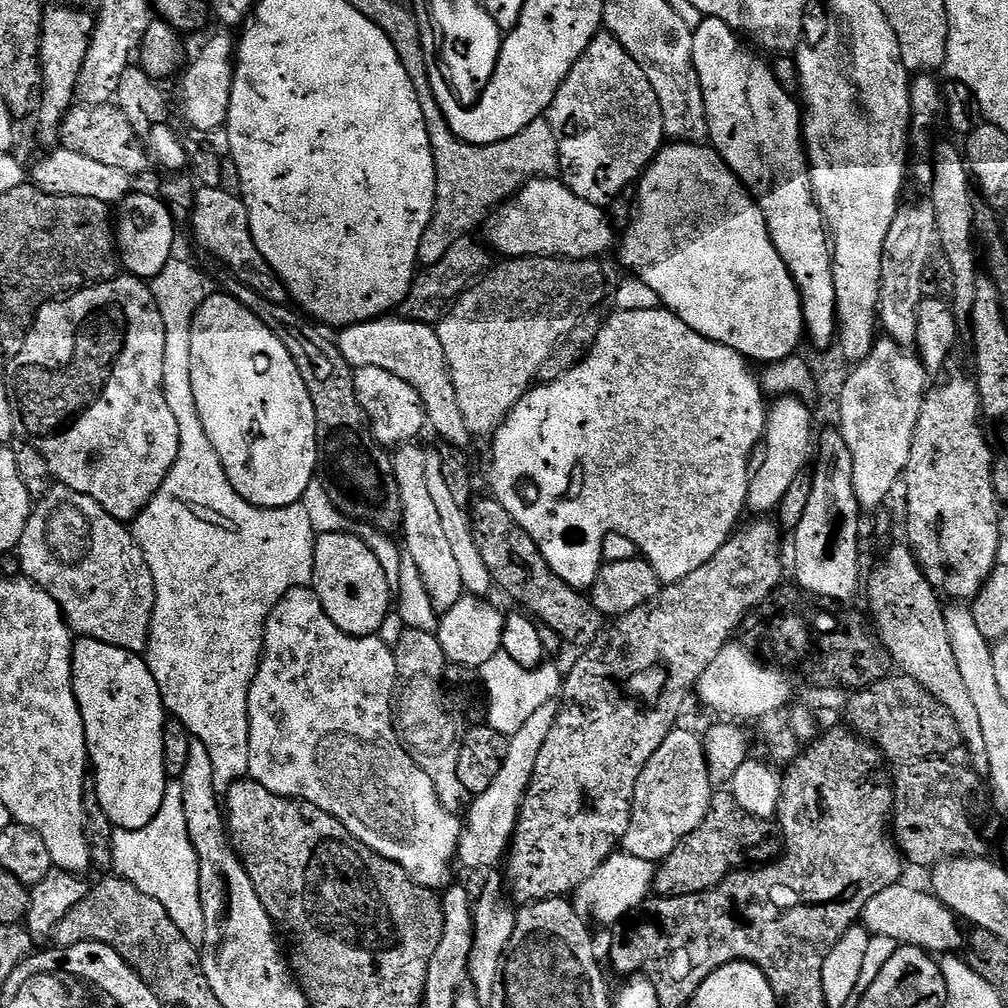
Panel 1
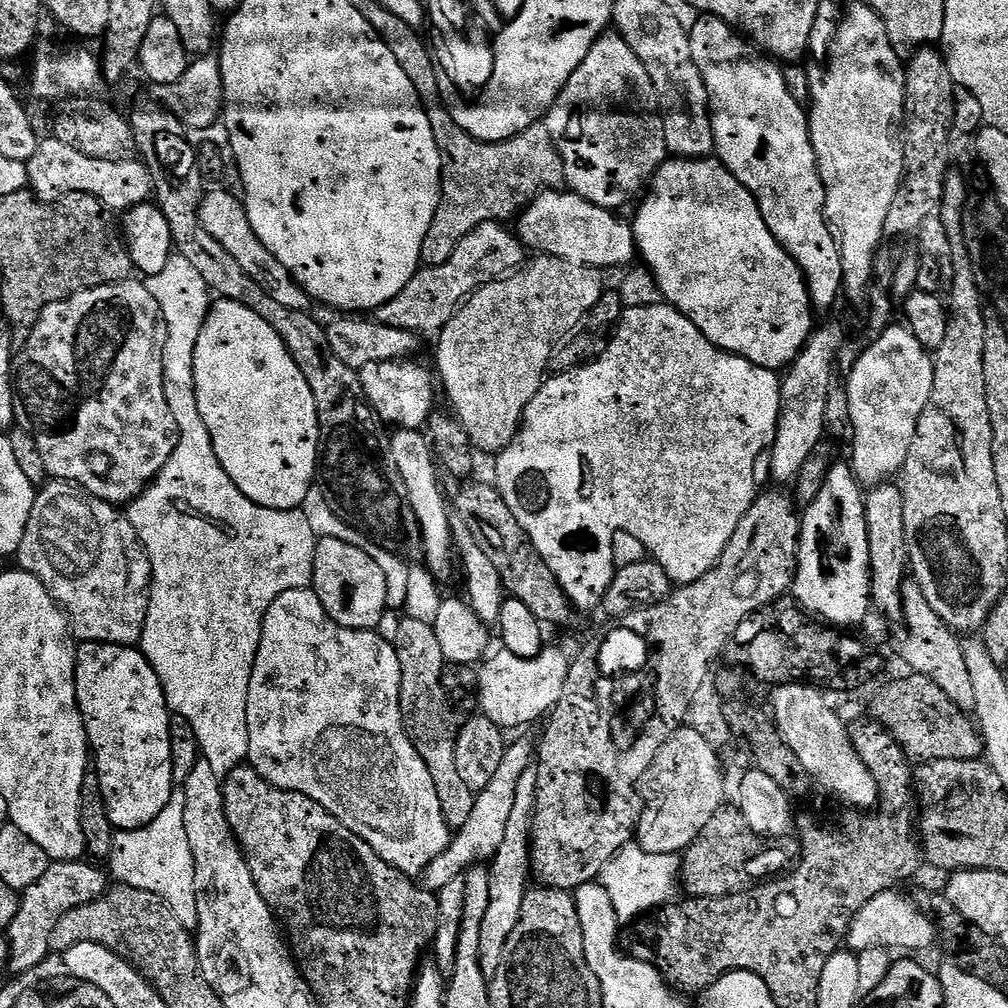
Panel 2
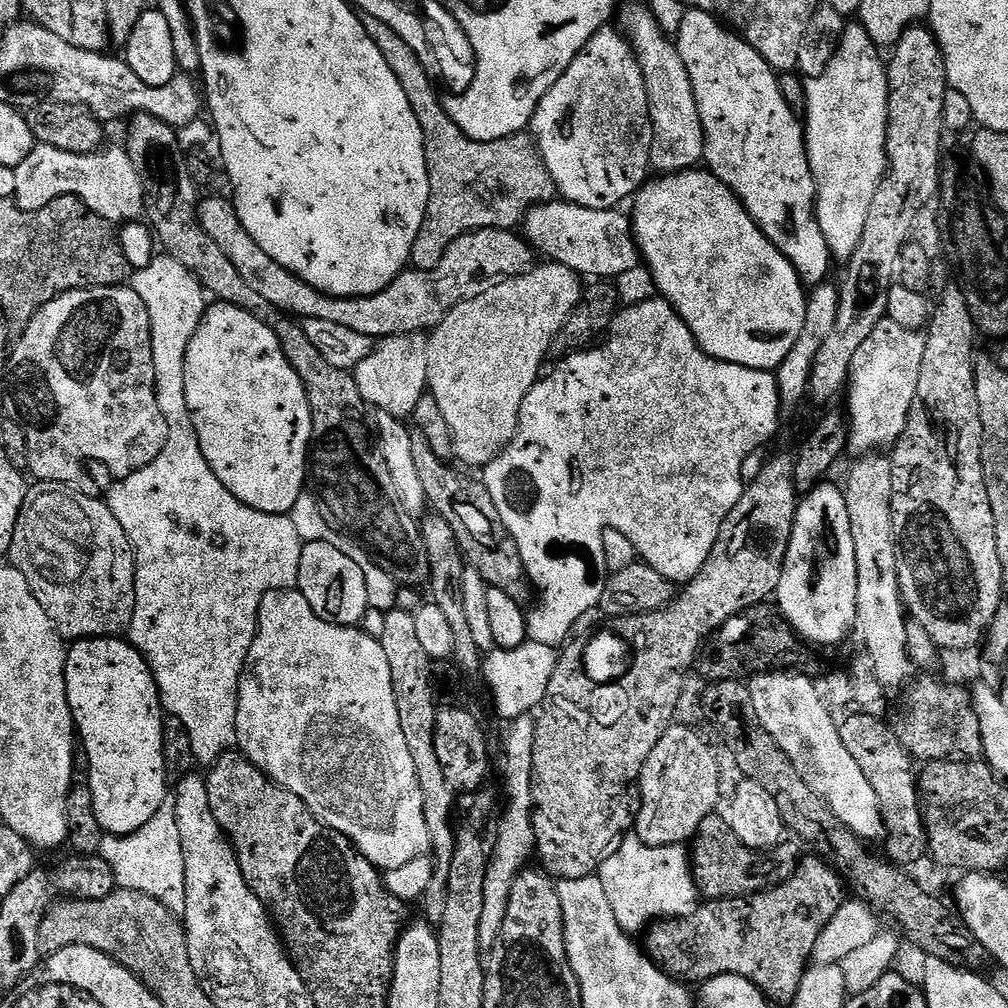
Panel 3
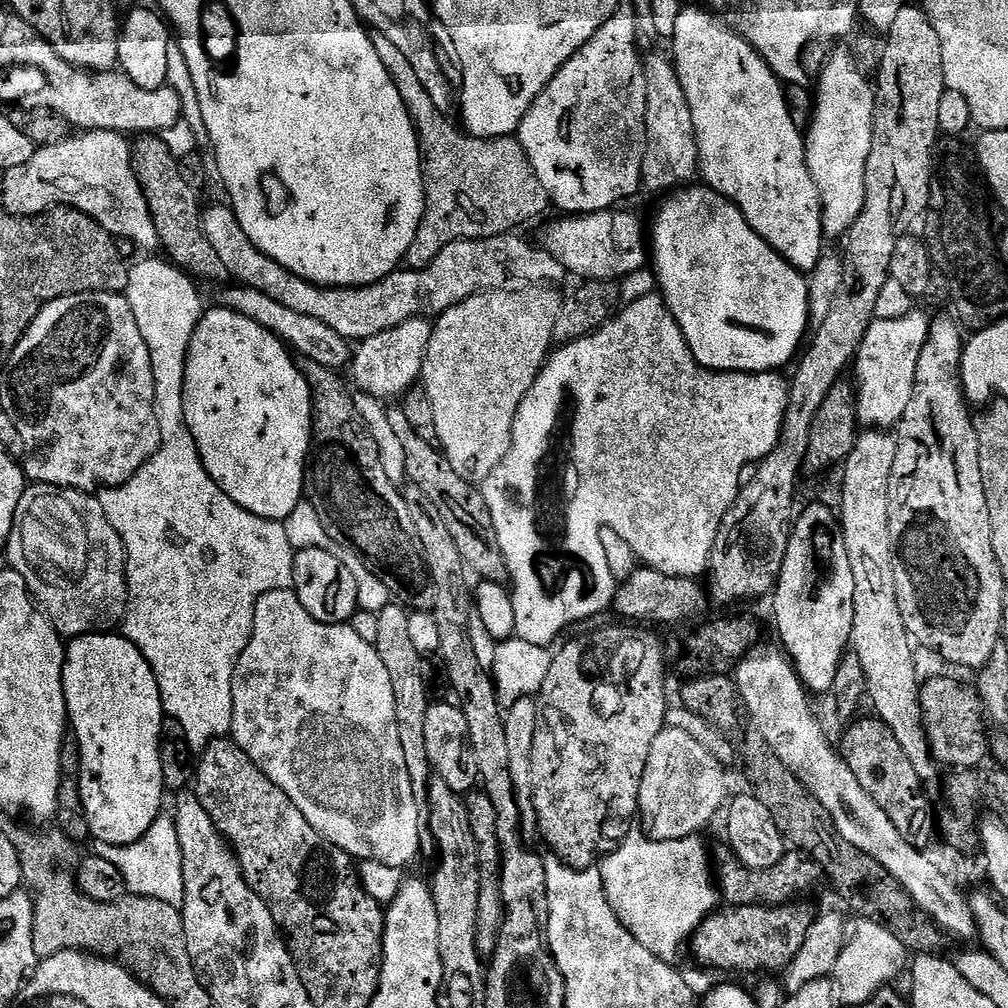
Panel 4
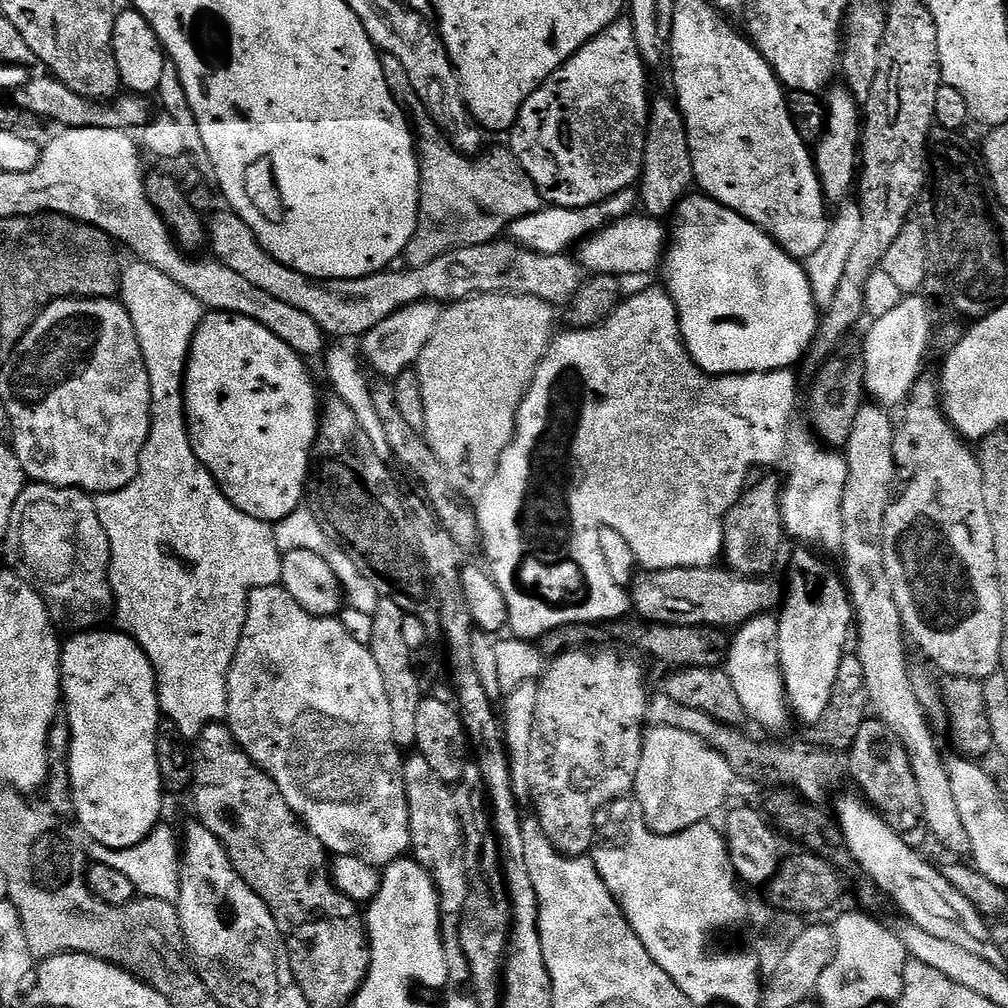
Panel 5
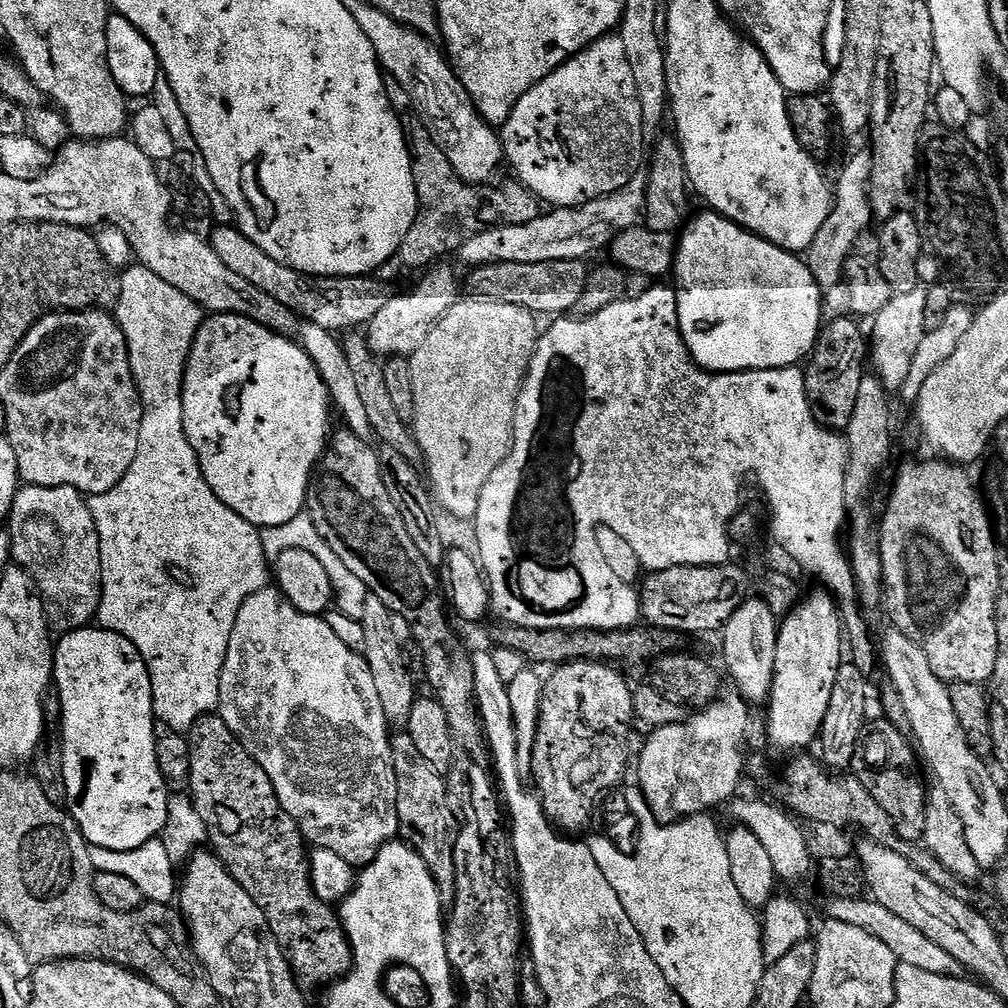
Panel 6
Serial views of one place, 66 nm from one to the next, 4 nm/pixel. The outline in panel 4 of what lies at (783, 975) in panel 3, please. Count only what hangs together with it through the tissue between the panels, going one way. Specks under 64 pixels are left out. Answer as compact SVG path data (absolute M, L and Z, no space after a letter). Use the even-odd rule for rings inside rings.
M804 902L790 904L737 904L724 906L707 916L696 927L690 947L697 965L720 972L760 972L780 974L796 957L811 926L818 919L817 913Z

